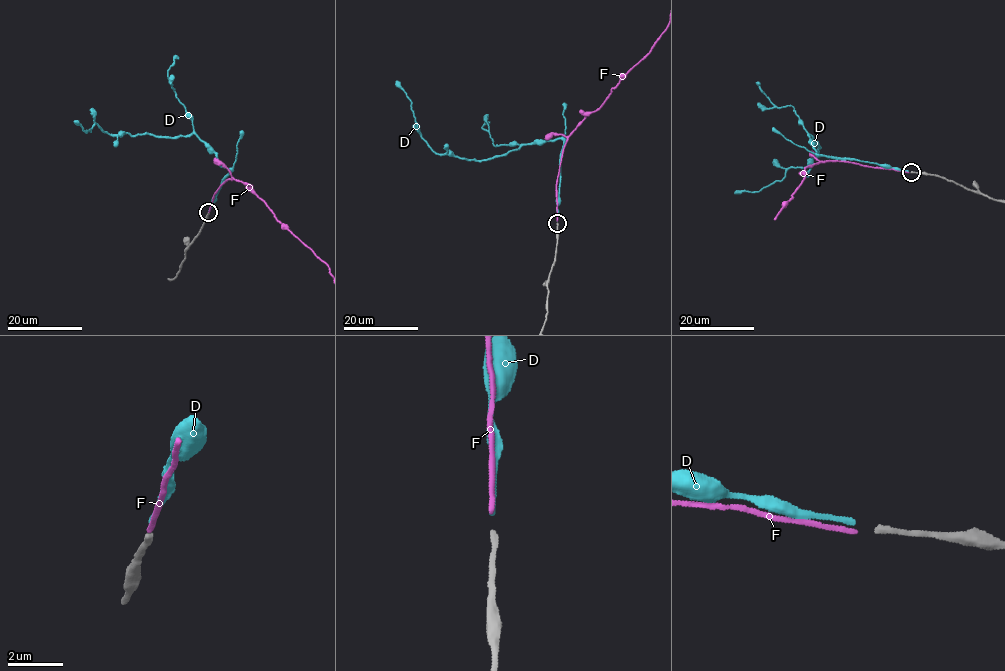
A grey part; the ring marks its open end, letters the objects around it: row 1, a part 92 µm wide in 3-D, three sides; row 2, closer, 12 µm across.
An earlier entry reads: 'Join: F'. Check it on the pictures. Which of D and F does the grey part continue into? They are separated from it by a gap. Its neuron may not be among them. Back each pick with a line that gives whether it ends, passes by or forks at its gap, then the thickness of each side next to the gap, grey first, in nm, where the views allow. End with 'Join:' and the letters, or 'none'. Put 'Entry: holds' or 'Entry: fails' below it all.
Join: none
Entry: fails

